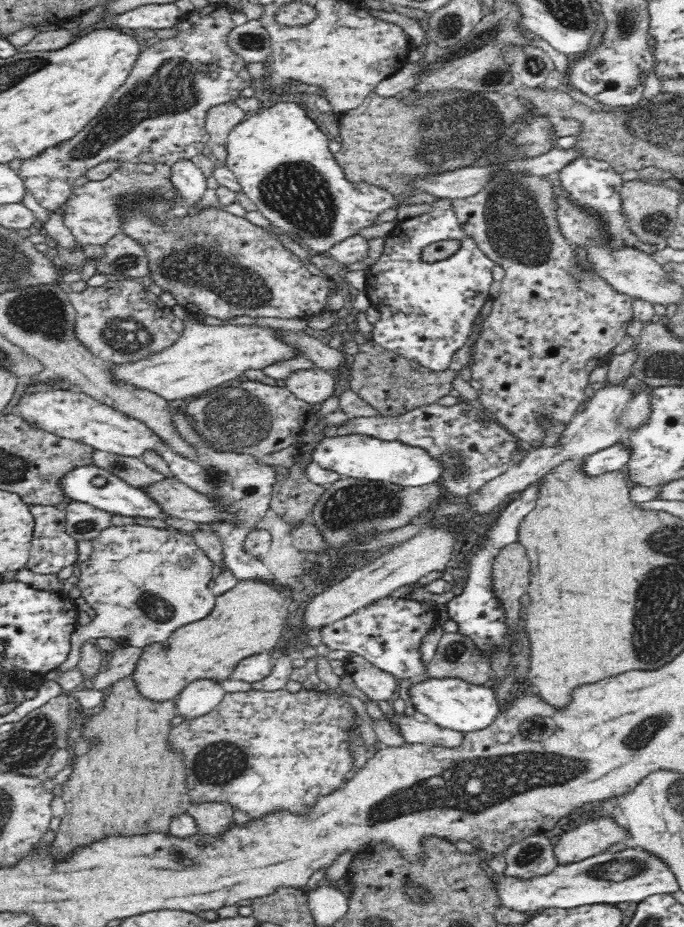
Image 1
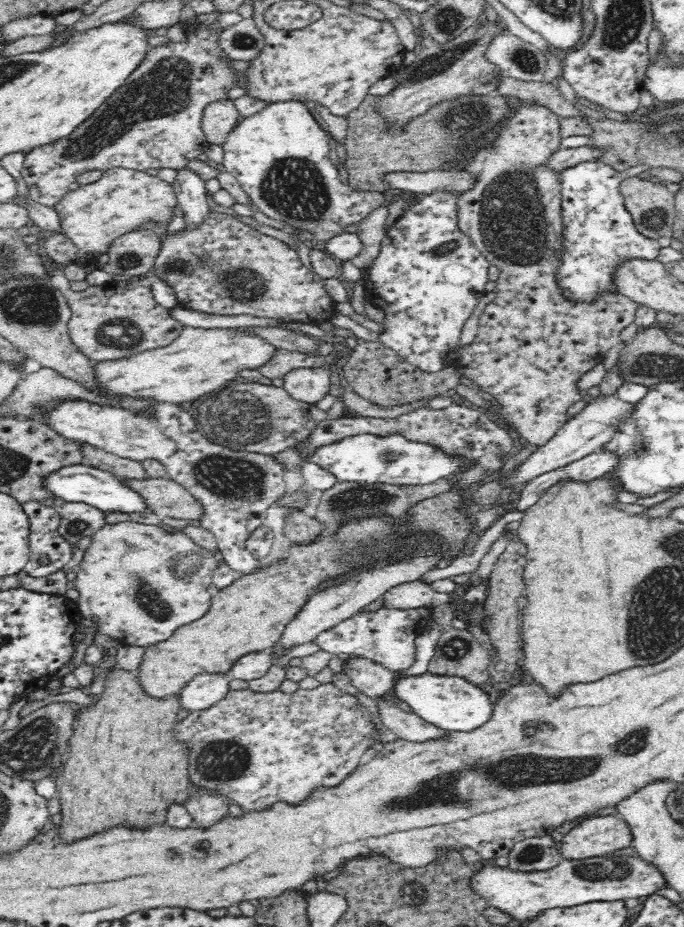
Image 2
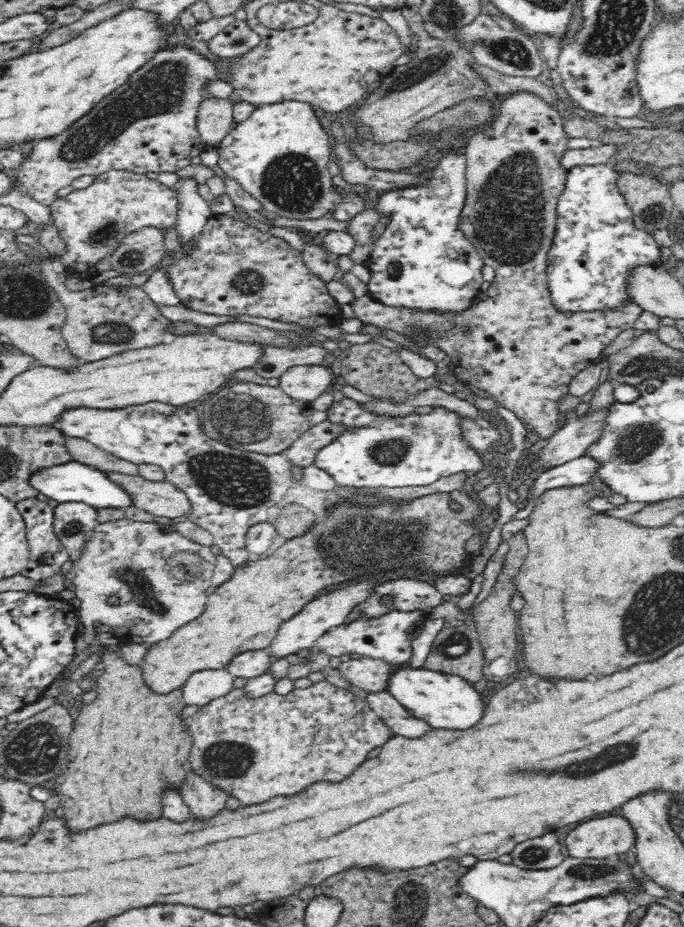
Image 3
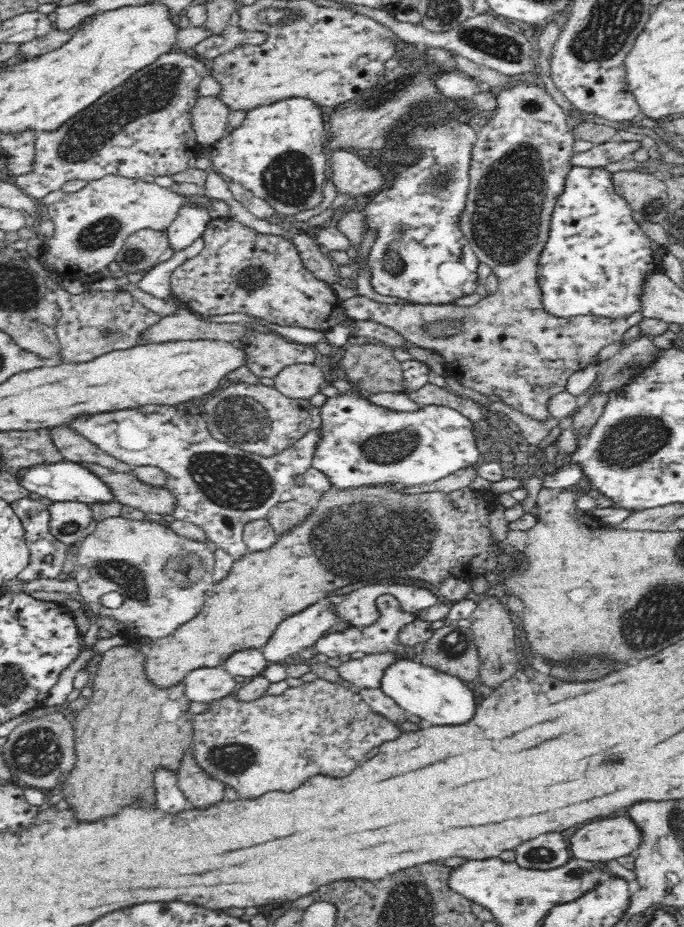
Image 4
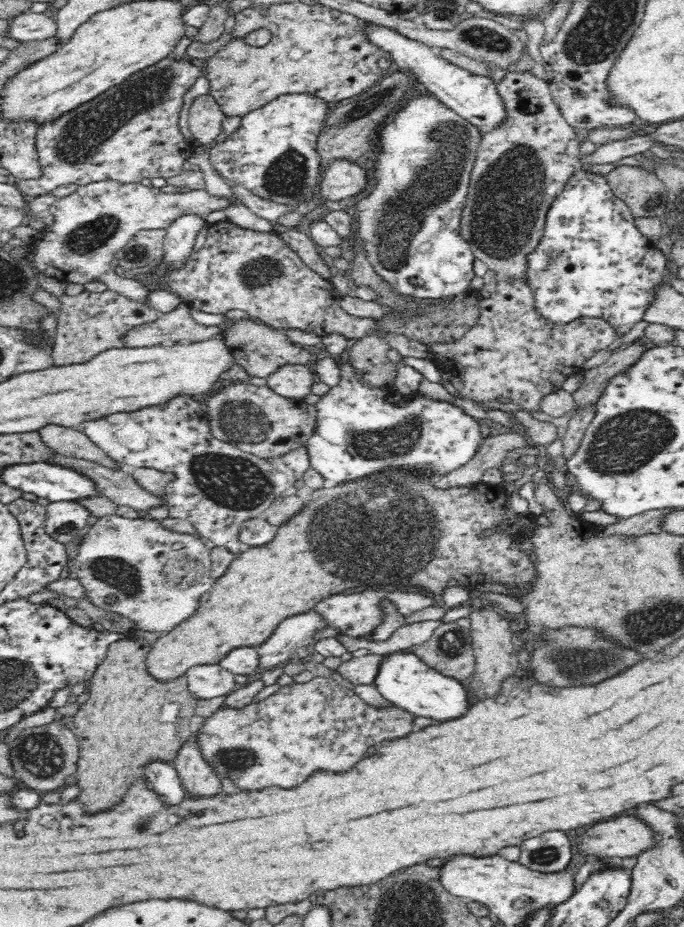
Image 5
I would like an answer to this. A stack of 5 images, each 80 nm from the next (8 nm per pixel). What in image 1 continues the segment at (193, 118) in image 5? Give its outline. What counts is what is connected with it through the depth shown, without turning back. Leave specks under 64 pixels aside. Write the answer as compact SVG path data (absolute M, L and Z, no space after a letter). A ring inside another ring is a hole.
M235 101L214 106L208 110L205 130L211 138L211 143L226 145L232 129L246 118L246 111L242 110Z

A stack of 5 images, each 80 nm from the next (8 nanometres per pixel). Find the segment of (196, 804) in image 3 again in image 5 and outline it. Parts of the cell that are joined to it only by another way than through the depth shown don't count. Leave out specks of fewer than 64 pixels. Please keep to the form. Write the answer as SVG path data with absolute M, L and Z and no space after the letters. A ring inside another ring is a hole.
M193 735L182 744L175 762L172 764L181 780L186 794L192 798L212 798L222 794L222 780L216 771L201 757L197 741Z

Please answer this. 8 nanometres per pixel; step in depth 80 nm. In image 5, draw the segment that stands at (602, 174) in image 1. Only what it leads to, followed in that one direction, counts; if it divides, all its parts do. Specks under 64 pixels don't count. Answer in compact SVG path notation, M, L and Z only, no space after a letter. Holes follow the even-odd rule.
M580 168L575 170L568 179L564 190L556 197L552 204L552 208L548 210L546 218L546 226L544 226L544 236L540 240L540 244L536 250L528 256L528 283L532 290L535 291L536 309L548 318L549 321L556 323L567 323L580 317L596 317L602 318L616 327L619 331L618 336L622 337L637 322L643 320L644 311L647 309L648 303L652 300L653 290L657 283L665 278L665 266L667 264L666 256L660 250L660 247L654 246L647 236L644 236L638 230L635 223L635 216L628 208L628 205L619 199L608 184L607 175L596 174L592 170Z

